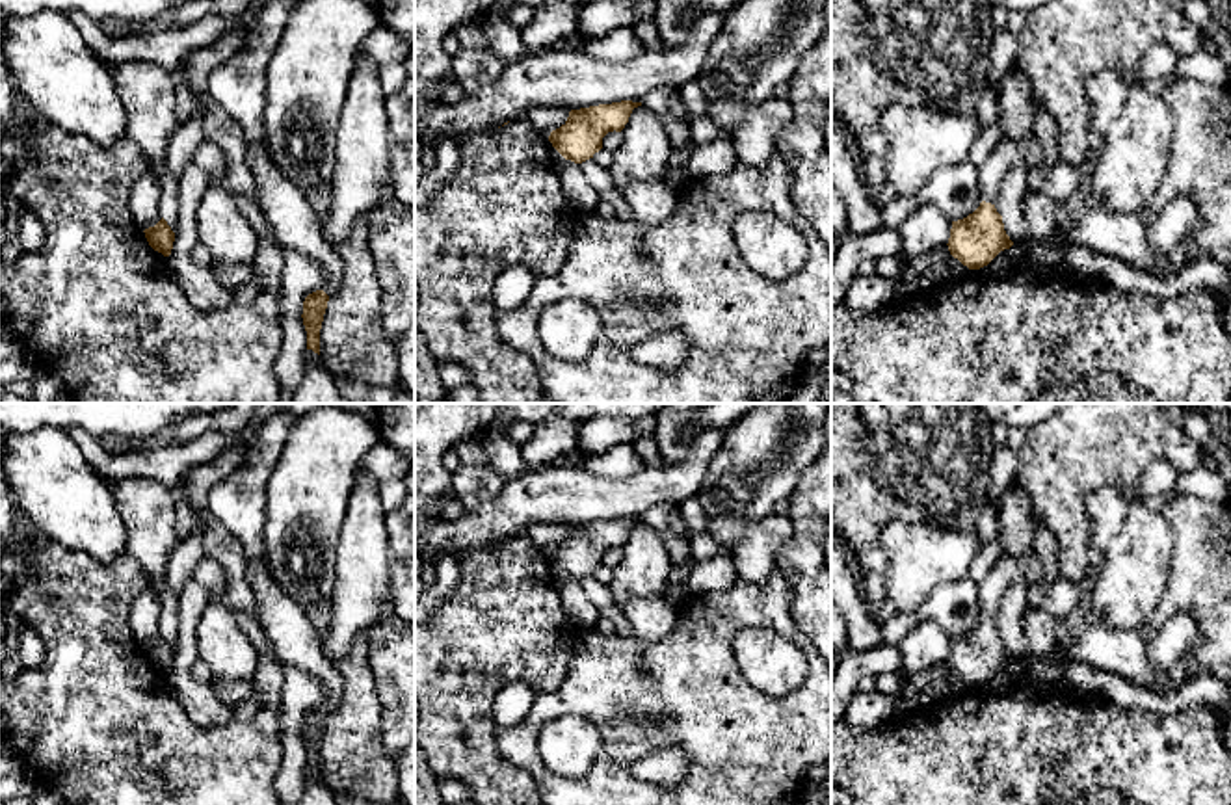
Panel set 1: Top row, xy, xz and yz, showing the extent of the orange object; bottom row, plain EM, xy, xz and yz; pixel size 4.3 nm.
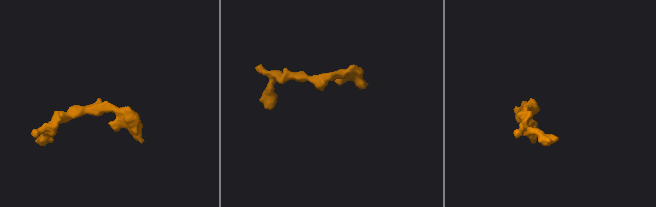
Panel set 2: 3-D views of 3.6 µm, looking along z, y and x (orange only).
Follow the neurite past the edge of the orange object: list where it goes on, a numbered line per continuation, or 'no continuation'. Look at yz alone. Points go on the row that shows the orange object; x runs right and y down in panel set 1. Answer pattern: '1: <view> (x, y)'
1: yz (1010, 151)

